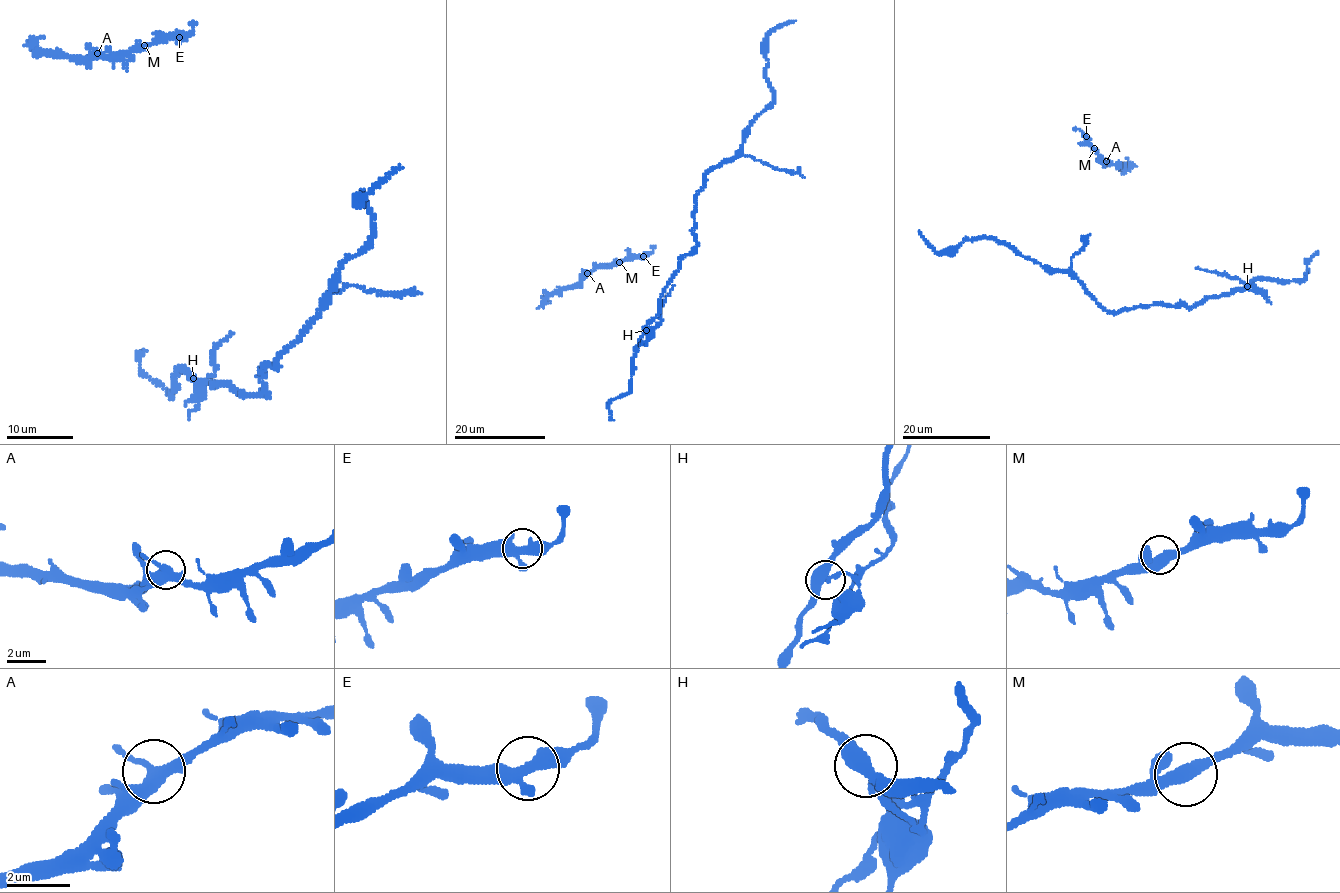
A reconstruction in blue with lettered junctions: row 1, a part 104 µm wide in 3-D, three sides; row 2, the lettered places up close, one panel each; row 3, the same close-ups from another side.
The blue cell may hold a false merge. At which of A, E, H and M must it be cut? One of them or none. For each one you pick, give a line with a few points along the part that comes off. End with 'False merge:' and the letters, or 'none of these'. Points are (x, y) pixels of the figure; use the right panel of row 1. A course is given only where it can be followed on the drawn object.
H: Course of the part to remove: (1247, 286), (1248, 289), (1239, 279), (1195, 267)
False merge: H

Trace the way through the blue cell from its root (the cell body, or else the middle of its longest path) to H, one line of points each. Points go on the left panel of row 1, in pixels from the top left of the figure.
H: (218, 383), (213, 387), (207, 380), (202, 383), (192, 377)

